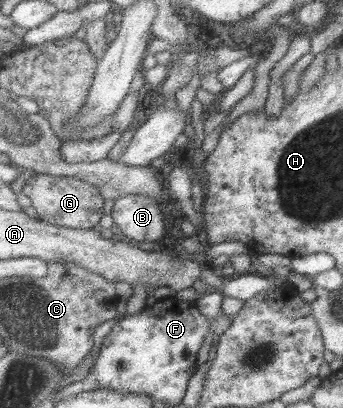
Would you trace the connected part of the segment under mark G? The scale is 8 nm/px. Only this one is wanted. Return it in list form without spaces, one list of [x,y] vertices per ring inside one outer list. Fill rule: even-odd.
[[[34,174],[25,182],[23,191],[32,200],[32,206],[41,221],[67,228],[93,230],[103,218],[105,196],[97,186],[76,176]]]

